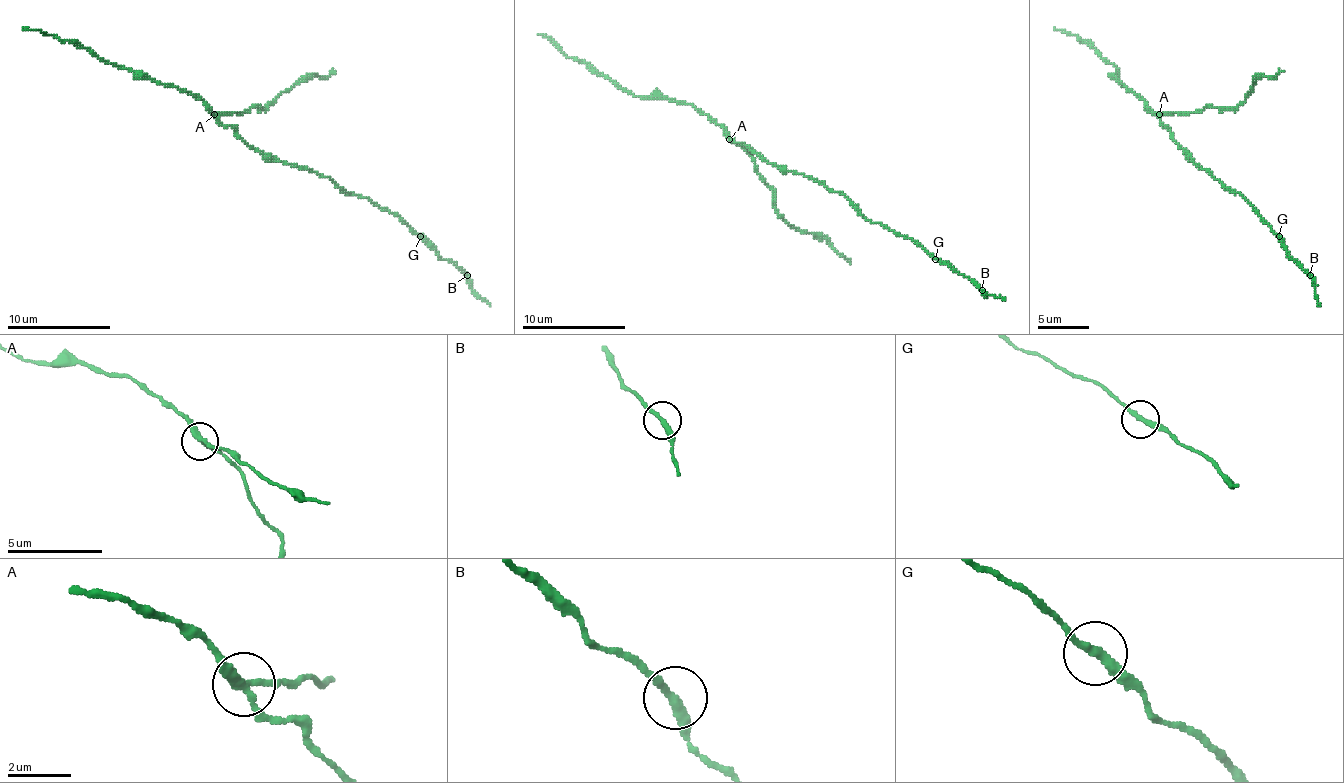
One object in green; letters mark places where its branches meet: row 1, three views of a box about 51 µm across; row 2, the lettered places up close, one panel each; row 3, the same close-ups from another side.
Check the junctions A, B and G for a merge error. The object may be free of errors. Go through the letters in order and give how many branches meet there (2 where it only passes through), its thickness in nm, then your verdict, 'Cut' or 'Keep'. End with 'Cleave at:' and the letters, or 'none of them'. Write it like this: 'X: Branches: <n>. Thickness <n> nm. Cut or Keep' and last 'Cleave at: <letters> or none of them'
A: Branches: 3. Thickness 200 nm. Cut
B: Branches: 2. Thickness 260 nm. Keep
G: Branches: 2. Thickness 260 nm. Keep
Cleave at: A

